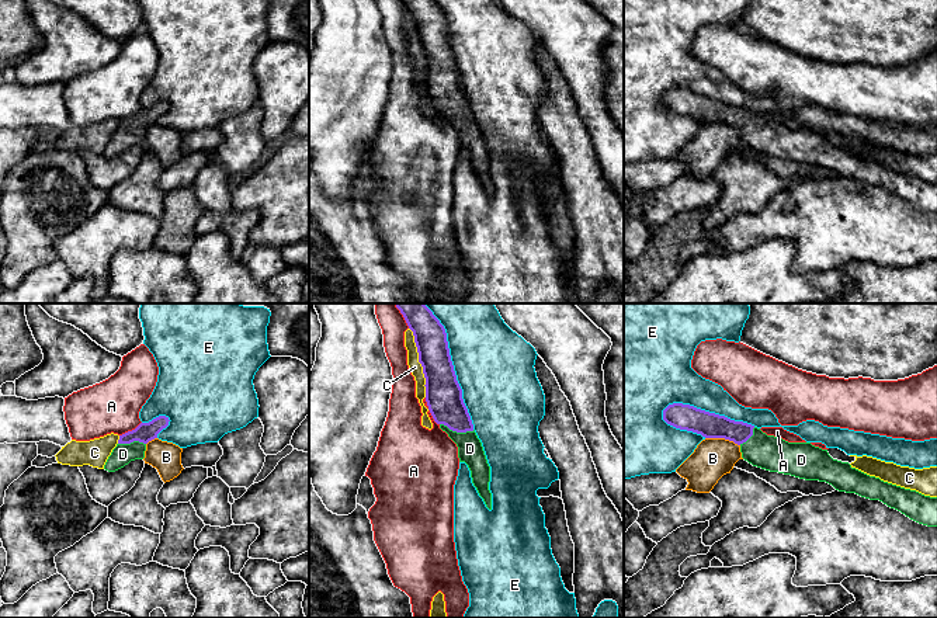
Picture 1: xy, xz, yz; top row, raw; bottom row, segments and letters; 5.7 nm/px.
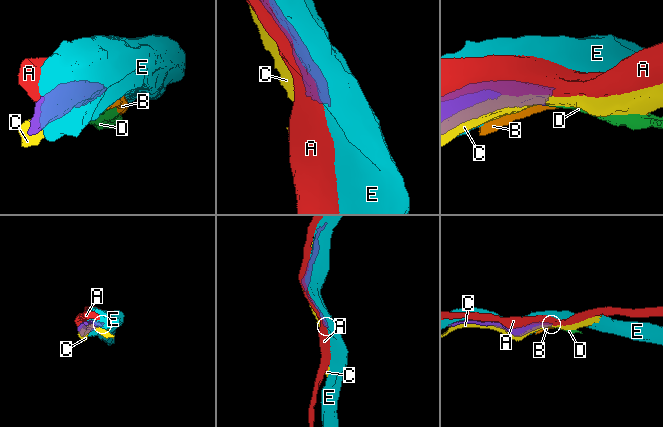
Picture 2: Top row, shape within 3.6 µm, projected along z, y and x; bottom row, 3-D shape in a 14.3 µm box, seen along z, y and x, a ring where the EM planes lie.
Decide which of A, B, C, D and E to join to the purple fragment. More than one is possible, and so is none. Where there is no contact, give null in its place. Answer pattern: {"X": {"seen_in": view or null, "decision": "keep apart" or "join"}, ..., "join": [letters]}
{"A": {"seen_in": "xz", "decision": "keep apart"}, "B": {"seen_in": "yz", "decision": "keep apart"}, "C": {"seen_in": "xz", "decision": "keep apart"}, "D": {"seen_in": "xz", "decision": "join"}, "E": {"seen_in": "yz", "decision": "keep apart"}, "join": ["D"]}

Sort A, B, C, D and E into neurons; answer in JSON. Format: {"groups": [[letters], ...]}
{"groups": [["A"], ["B"], ["C"], ["D"], ["E"]]}

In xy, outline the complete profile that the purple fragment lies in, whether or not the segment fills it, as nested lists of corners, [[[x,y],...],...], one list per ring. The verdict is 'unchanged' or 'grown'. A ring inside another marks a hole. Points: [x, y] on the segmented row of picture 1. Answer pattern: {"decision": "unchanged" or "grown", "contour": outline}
{"decision": "grown", "contour": [[[159,416],[149,423],[140,423],[135,430],[119,435],[118,444],[108,456],[104,469],[115,472],[131,461],[143,459],[146,444],[157,438],[157,434],[169,426],[169,421],[169,417]]]}

